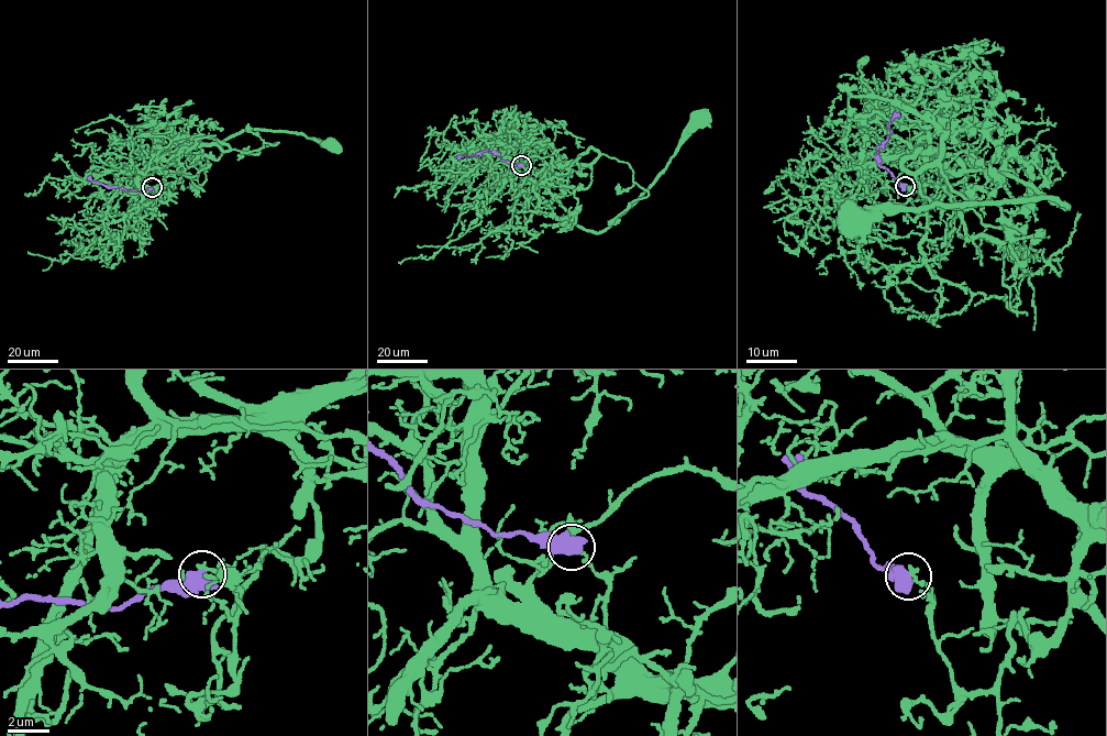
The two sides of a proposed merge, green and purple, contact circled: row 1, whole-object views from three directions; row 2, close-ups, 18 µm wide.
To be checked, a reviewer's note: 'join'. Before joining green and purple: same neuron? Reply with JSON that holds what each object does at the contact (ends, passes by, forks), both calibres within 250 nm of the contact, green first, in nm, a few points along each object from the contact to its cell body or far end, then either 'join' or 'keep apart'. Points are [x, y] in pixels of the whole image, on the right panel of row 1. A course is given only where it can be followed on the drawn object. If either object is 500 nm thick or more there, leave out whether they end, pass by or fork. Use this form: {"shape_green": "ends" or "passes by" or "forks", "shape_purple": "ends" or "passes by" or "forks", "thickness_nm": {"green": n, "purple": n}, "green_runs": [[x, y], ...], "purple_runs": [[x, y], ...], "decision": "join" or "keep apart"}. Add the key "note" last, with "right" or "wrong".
{"thickness_nm": {"green": 200, "purple": 800}, "green_runs": [[906, 186], [925, 215], [949, 177], [980, 169], [1032, 184], [1067, 207], [1049, 198], [940, 204], [850, 226]], "purple_runs": [[905, 186], [879, 164], [877, 152], [878, 145], [890, 133], [894, 111]], "decision": "keep apart", "note": "wrong"}

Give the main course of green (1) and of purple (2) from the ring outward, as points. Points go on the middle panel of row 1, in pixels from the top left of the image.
1: (520, 166), (526, 171), (522, 180), (549, 189), (578, 226), (605, 231), (665, 169), (675, 149), (704, 117)
2: (521, 165), (488, 151), (456, 156)

